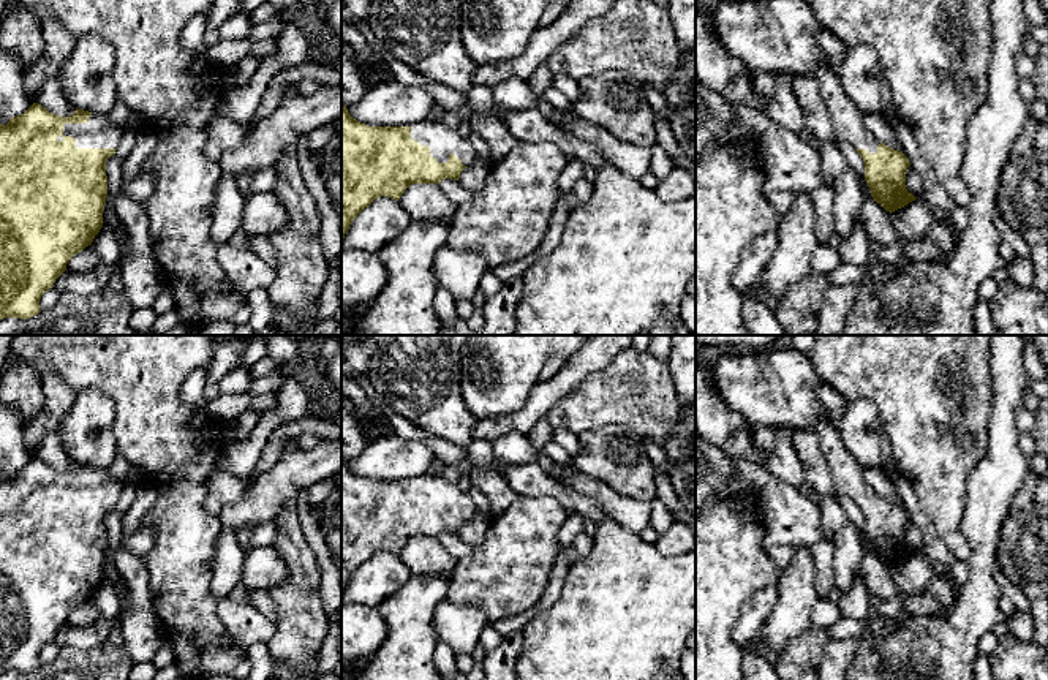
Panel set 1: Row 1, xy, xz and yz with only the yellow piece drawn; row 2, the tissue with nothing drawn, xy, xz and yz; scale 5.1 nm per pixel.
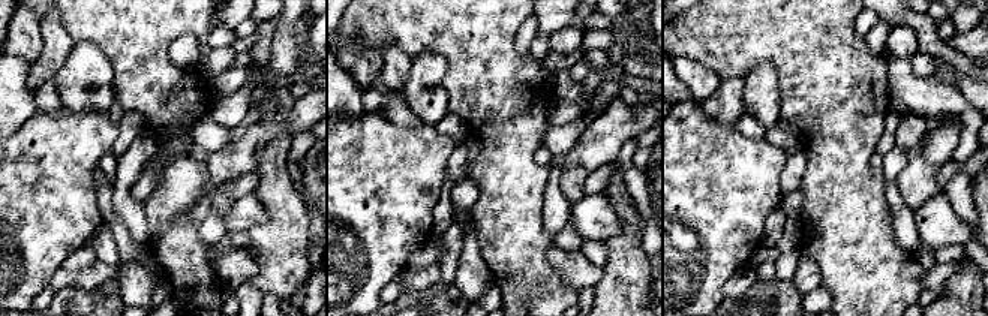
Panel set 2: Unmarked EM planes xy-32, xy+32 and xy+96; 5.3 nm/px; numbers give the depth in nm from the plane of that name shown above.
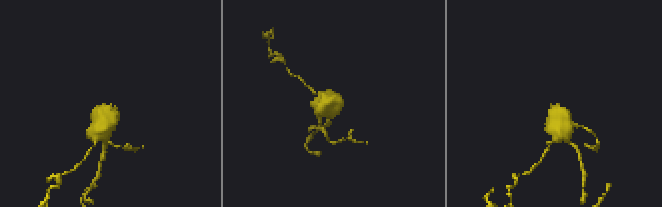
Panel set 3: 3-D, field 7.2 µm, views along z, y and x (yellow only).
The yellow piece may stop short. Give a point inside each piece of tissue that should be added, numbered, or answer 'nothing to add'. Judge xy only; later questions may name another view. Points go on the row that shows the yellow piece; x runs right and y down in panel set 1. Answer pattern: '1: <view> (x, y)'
1: xy (98, 133)

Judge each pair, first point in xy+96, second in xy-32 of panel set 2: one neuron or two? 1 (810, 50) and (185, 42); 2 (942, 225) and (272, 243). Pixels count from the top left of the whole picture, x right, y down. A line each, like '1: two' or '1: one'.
1: two
2: two

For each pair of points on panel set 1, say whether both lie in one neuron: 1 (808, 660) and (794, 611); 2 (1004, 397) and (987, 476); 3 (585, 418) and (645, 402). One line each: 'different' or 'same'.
1: different
2: same
3: same

